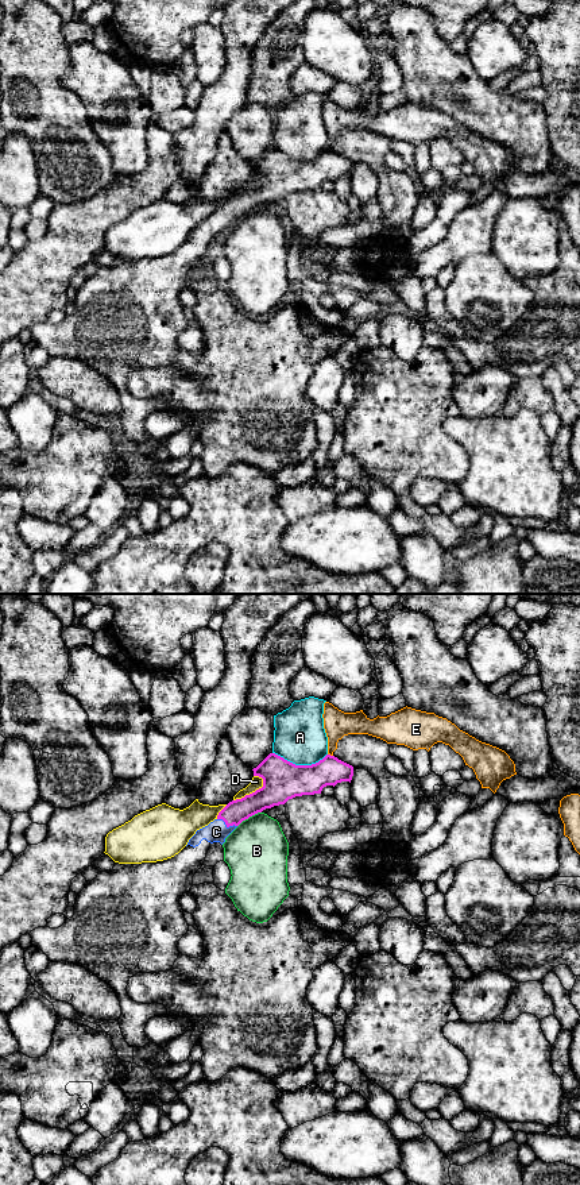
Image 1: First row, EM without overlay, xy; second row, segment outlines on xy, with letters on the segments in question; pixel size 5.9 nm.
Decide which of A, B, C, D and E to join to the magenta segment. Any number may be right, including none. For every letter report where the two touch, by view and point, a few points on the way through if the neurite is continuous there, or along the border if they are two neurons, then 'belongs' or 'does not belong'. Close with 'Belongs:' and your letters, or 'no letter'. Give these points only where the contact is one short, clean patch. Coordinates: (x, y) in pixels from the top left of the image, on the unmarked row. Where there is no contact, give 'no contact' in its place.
A: xy (300, 161) | does not belong
B: xy (248, 212) | does not belong
C: xy (227, 220) | belongs
D: xy (252, 188) | does not belong
E: xy (329, 150) | does not belong
Belongs: C

